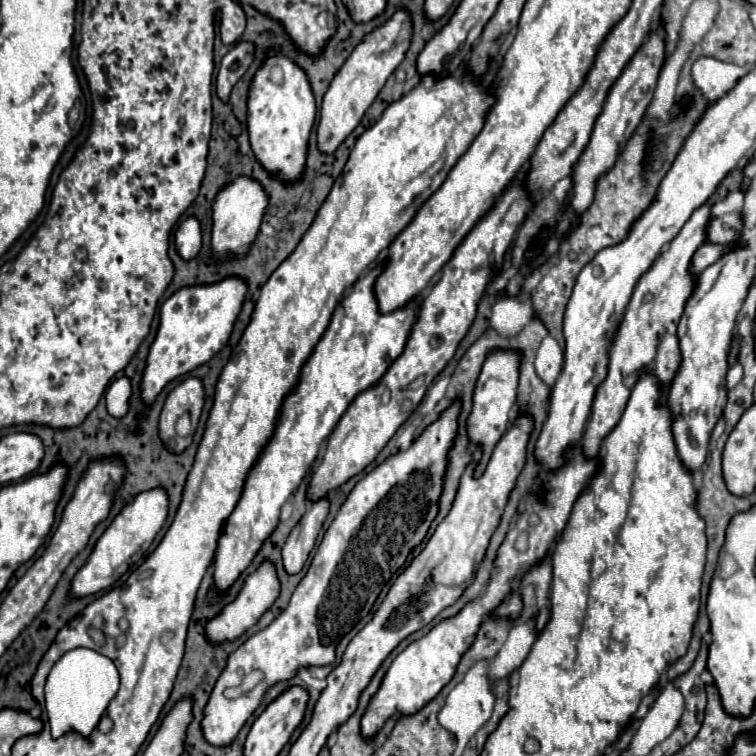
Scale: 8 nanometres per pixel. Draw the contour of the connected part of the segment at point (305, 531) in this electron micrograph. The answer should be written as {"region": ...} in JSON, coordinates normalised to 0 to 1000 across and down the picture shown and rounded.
{"region":[[[422,661],[411,667],[411,672],[403,677],[398,690],[388,698],[382,706],[372,735],[374,735],[374,751],[380,759],[396,759],[417,725],[422,701],[427,696],[427,688],[433,685],[435,677],[435,661]]]}

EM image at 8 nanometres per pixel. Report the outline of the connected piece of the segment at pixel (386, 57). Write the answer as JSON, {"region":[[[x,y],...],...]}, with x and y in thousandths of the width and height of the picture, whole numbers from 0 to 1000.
{"region":[[[528,11],[515,26],[491,40],[480,50],[480,56],[467,66],[467,71],[459,77],[454,90],[440,103],[425,138],[425,161],[419,167],[419,196],[427,204],[440,204],[454,190],[454,185],[472,169],[472,164],[478,161],[485,143],[493,138],[496,127],[501,124],[512,103],[536,77],[544,50],[546,50],[544,16],[538,11]]]}

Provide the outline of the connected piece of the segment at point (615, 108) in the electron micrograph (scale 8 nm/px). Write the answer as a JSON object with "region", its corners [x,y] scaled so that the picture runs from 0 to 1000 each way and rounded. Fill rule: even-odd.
{"region":[[[869,37],[866,42],[858,45],[858,53],[843,66],[843,71],[835,77],[835,82],[827,87],[824,98],[816,103],[816,108],[808,114],[806,127],[798,138],[798,148],[792,151],[782,185],[774,196],[774,201],[769,204],[769,209],[763,212],[761,222],[758,222],[758,257],[753,259],[755,275],[758,280],[766,286],[769,280],[776,278],[776,272],[782,270],[782,262],[787,257],[787,241],[795,230],[800,230],[816,212],[816,206],[821,204],[821,198],[827,196],[829,185],[835,183],[835,177],[843,172],[843,167],[848,164],[848,156],[856,146],[856,140],[861,138],[864,122],[866,122],[866,108],[872,103],[872,93],[880,82],[880,58],[877,58],[877,40]]]}

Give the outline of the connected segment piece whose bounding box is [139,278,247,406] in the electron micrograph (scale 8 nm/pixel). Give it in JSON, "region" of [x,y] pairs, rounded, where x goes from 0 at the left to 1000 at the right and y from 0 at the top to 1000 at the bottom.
{"region":[[[298,368],[295,373],[279,378],[239,381],[216,399],[208,444],[197,460],[194,484],[184,508],[184,526],[192,537],[202,537],[210,519],[226,503],[276,479],[300,455],[324,386],[327,378],[319,368]]]}

